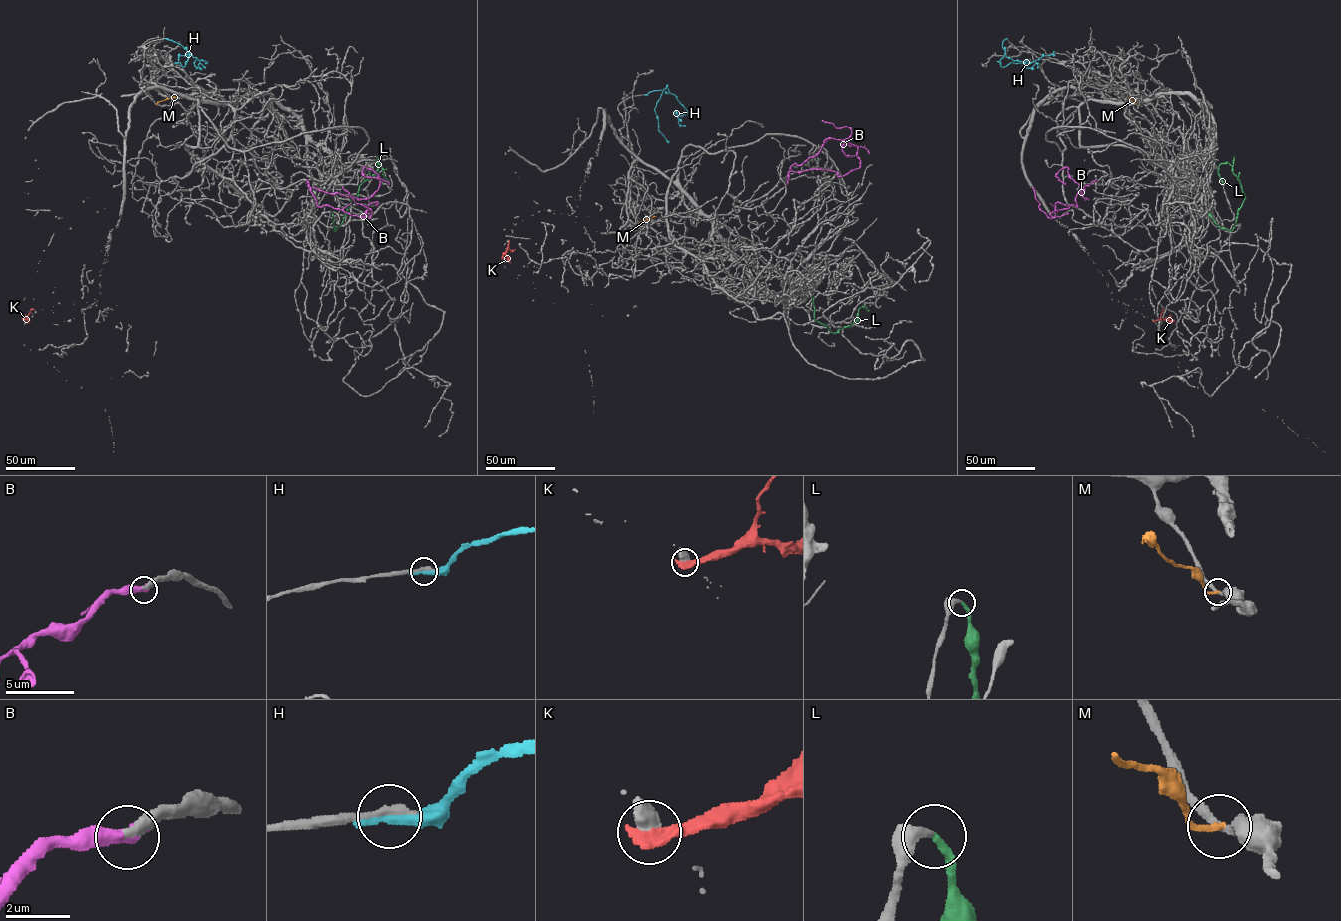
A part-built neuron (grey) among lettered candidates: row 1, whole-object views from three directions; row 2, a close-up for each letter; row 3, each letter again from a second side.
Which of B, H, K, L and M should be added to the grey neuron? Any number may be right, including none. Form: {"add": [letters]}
{"add": ["B", "L"]}

